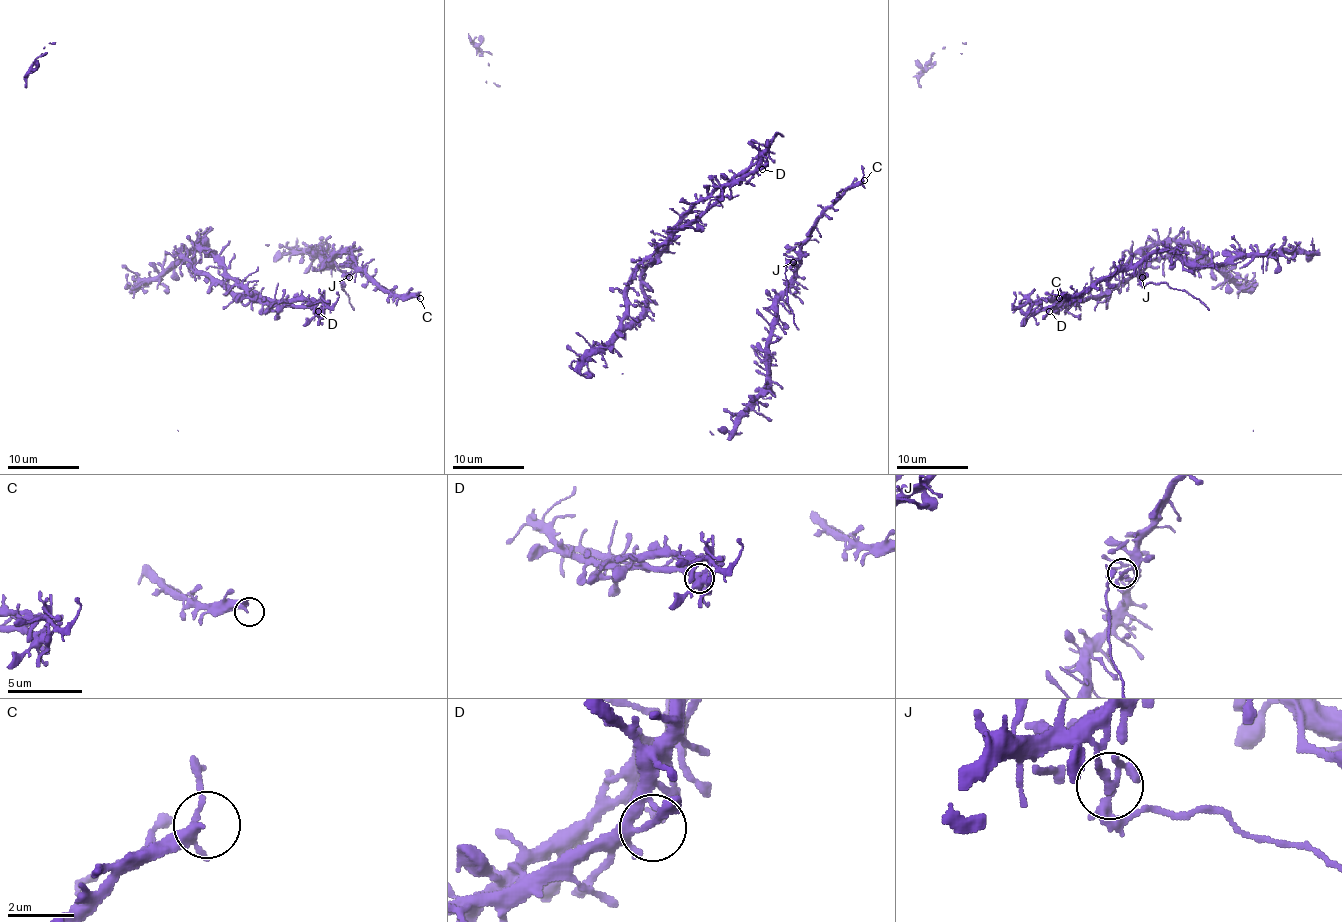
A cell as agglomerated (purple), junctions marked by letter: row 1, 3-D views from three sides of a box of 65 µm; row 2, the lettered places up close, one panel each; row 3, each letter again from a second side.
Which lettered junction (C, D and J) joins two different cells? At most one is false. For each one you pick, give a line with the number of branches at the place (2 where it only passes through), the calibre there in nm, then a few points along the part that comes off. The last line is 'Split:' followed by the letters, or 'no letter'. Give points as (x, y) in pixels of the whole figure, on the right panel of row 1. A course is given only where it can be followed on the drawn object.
J: branches 3; calibre 170 nm; course (1142, 277), (1144, 284), (1165, 282), (1171, 288), (1183, 289), (1208, 309)
Split: J

